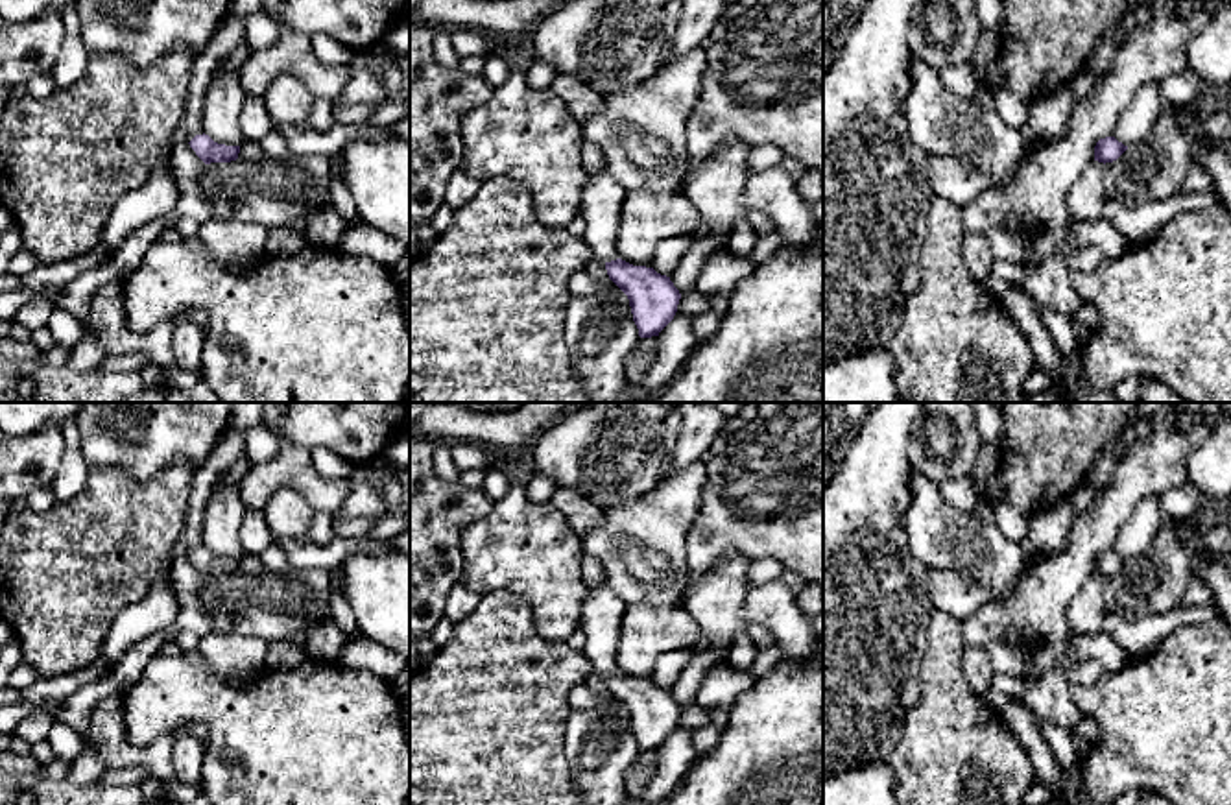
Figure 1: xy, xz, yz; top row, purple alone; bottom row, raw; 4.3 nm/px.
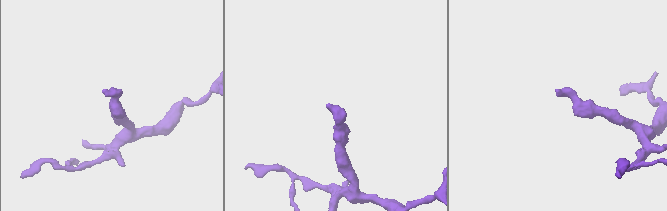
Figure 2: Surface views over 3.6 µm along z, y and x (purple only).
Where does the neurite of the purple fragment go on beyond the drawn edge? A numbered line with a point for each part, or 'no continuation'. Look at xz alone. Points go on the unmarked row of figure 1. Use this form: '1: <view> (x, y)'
1: xz (602, 612)

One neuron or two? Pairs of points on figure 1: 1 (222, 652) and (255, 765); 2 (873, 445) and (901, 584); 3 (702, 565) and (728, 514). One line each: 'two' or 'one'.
1: two
2: one
3: one

